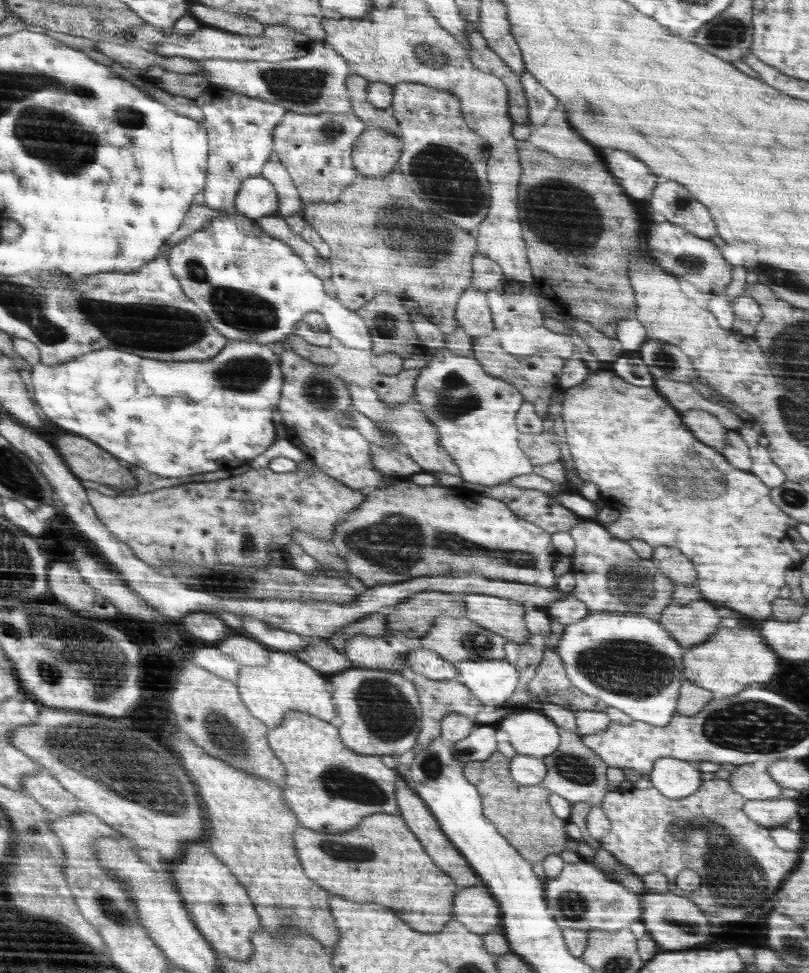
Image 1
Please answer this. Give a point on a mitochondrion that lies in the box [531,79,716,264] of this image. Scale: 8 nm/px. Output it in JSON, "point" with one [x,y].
{"point":[591,110]}

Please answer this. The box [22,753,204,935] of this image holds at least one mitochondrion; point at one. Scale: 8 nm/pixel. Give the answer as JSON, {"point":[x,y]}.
{"point":[111,911]}

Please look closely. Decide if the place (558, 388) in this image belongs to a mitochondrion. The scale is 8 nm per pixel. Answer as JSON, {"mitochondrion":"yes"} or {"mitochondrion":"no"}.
{"mitochondrion":"no"}

